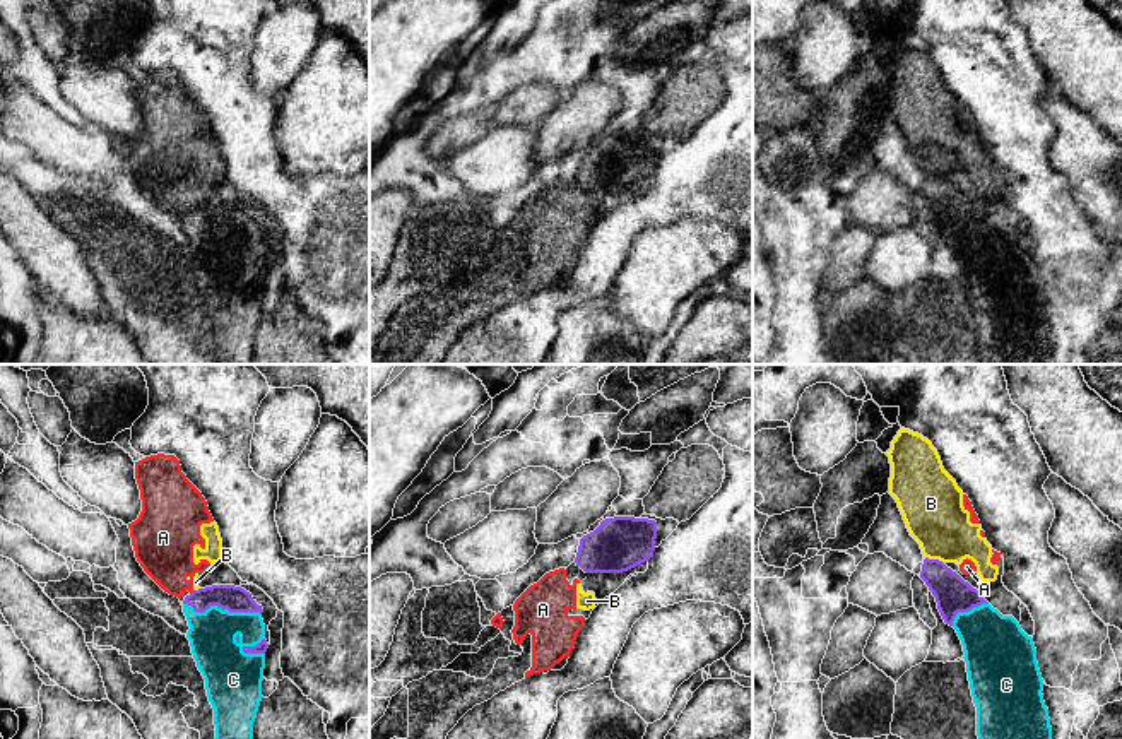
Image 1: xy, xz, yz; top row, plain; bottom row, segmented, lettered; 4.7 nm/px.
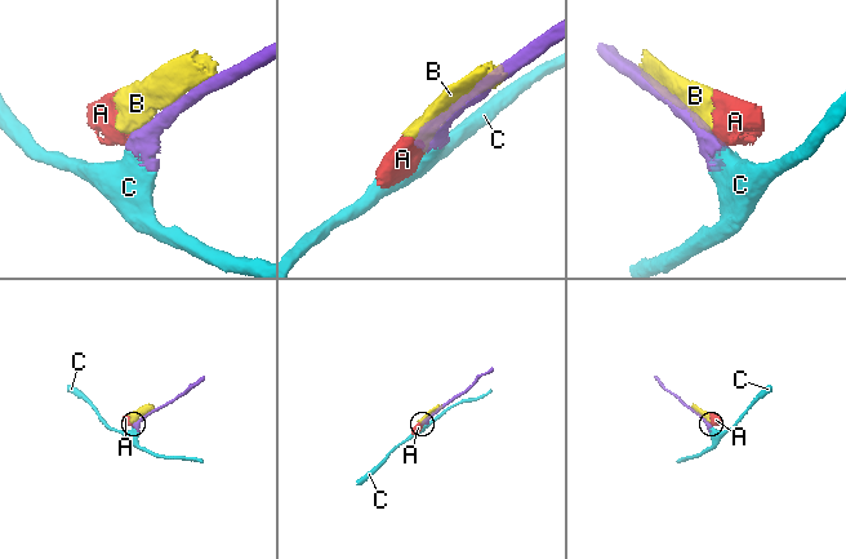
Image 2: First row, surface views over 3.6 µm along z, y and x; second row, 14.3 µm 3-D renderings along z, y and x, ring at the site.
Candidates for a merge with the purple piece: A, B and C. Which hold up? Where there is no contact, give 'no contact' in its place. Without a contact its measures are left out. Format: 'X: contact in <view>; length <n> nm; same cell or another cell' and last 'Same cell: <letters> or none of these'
A: contact in xy; length 30 nm; another cell
B: contact in yz; length 90 nm; another cell
C: contact in xy; length 380 nm; same cell
Same cell: C

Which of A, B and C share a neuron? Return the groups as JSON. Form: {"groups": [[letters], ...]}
{"groups": [["A", "B"], ["C"]]}

